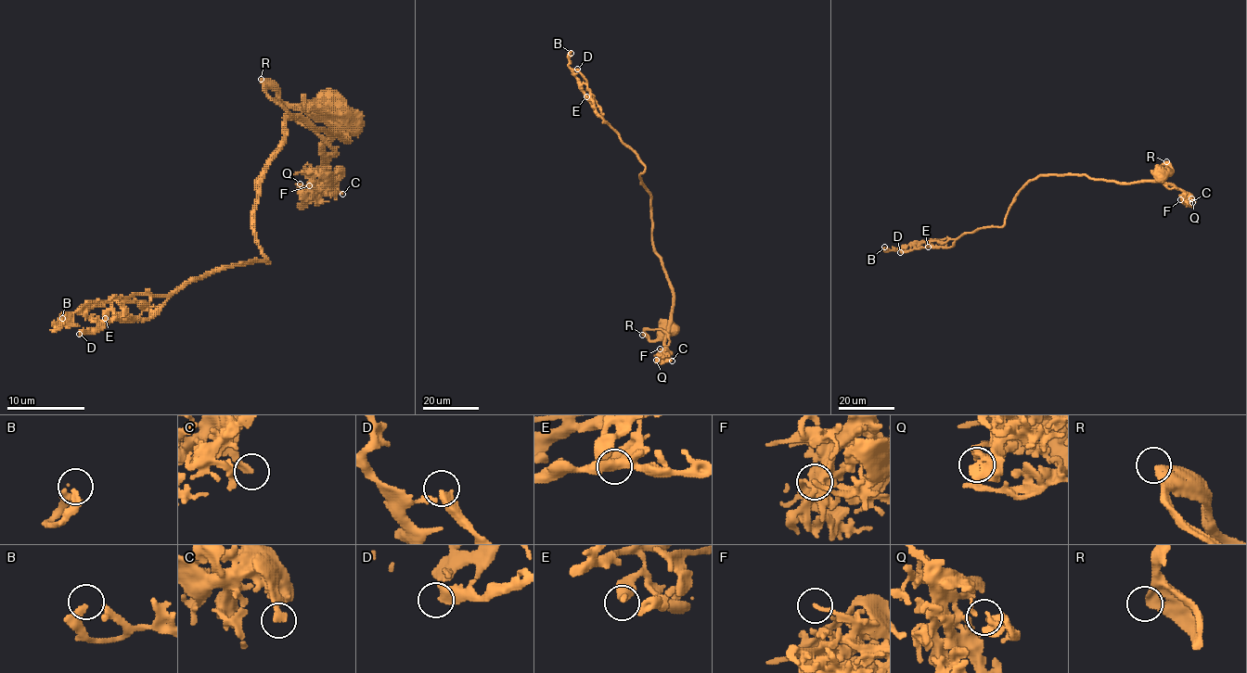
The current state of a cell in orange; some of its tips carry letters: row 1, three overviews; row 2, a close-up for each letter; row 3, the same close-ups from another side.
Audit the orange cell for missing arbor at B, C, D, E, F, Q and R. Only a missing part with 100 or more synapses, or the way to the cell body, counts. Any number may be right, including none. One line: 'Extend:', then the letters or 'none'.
Extend: none

